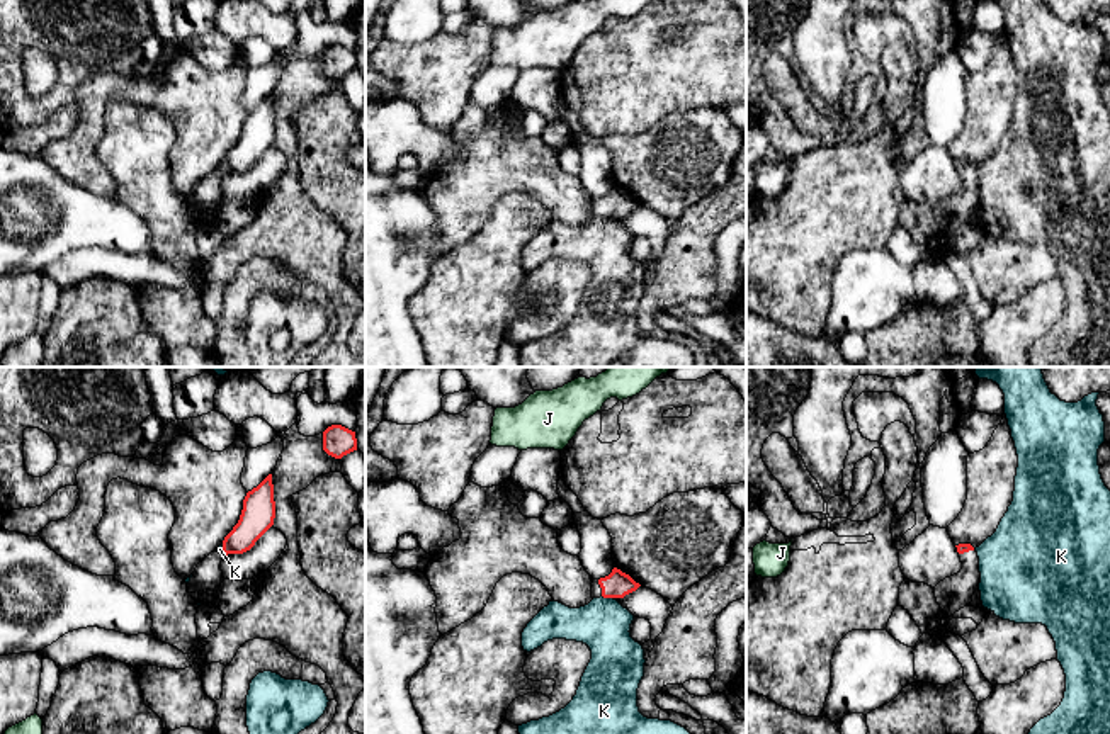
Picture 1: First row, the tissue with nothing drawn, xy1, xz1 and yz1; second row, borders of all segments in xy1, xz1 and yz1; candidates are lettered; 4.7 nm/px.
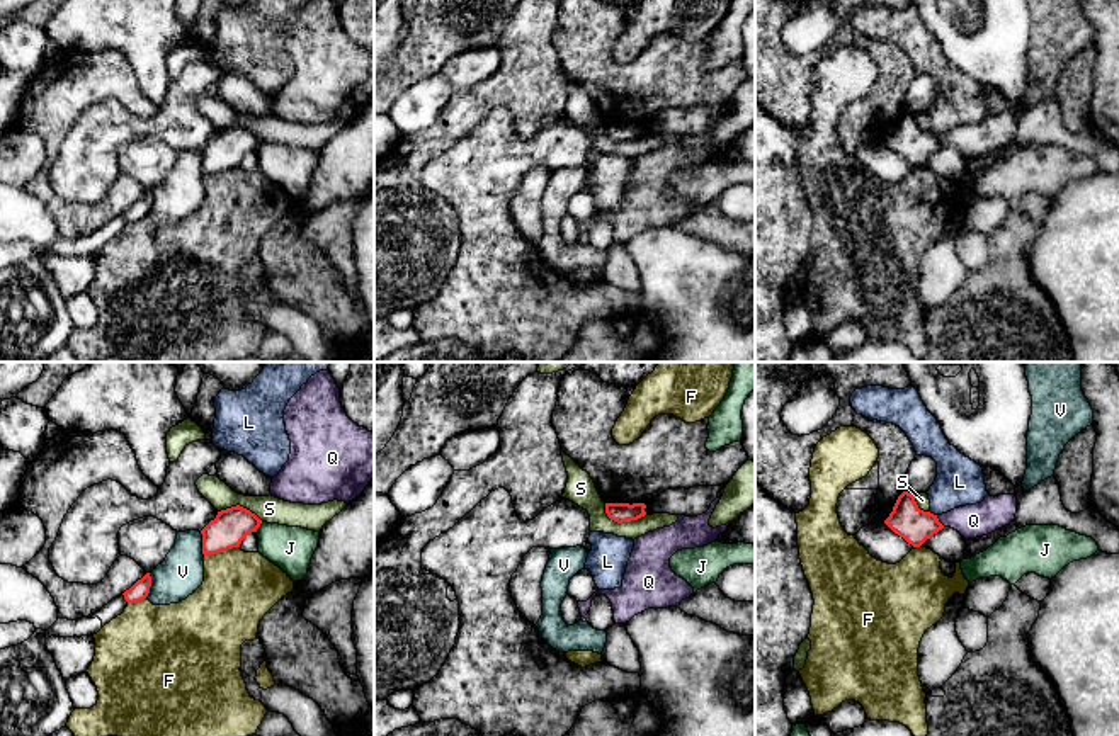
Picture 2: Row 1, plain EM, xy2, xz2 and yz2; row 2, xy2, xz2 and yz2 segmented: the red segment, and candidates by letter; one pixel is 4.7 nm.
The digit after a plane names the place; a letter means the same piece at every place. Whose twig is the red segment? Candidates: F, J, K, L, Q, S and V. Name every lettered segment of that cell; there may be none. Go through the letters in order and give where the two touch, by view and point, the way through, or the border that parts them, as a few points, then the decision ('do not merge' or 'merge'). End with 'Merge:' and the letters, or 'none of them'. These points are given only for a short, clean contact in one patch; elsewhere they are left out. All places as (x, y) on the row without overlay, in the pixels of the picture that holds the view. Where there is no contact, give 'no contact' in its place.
F: contact xy2 (221, 170); do not merge
J: contact xy2 (259, 145); border xy2 (262, 141), (255, 152); do not merge
K: contact xz1 (607, 216); border xz1 (602, 214), (612, 218); do not merge
L: contact yz2 (932, 133); do not merge
Q: contact yz2 (937, 140); border yz2 (936, 135), (944, 145); do not merge
S: contact xz2 (621, 141); border xz2 (604, 123), (604, 131), (618, 141), (636, 140), (645, 133); do not merge
V: contact xy2 (203, 164); do not merge
Merge: none of them

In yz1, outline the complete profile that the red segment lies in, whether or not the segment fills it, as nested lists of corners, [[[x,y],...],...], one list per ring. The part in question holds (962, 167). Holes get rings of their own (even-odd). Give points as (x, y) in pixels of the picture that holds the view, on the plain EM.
[[[971,163],[955,165],[962,189],[940,200],[935,209],[935,217],[945,234],[954,234],[964,226],[971,226],[972,214],[979,209],[981,192],[979,192],[979,177],[976,168]]]

